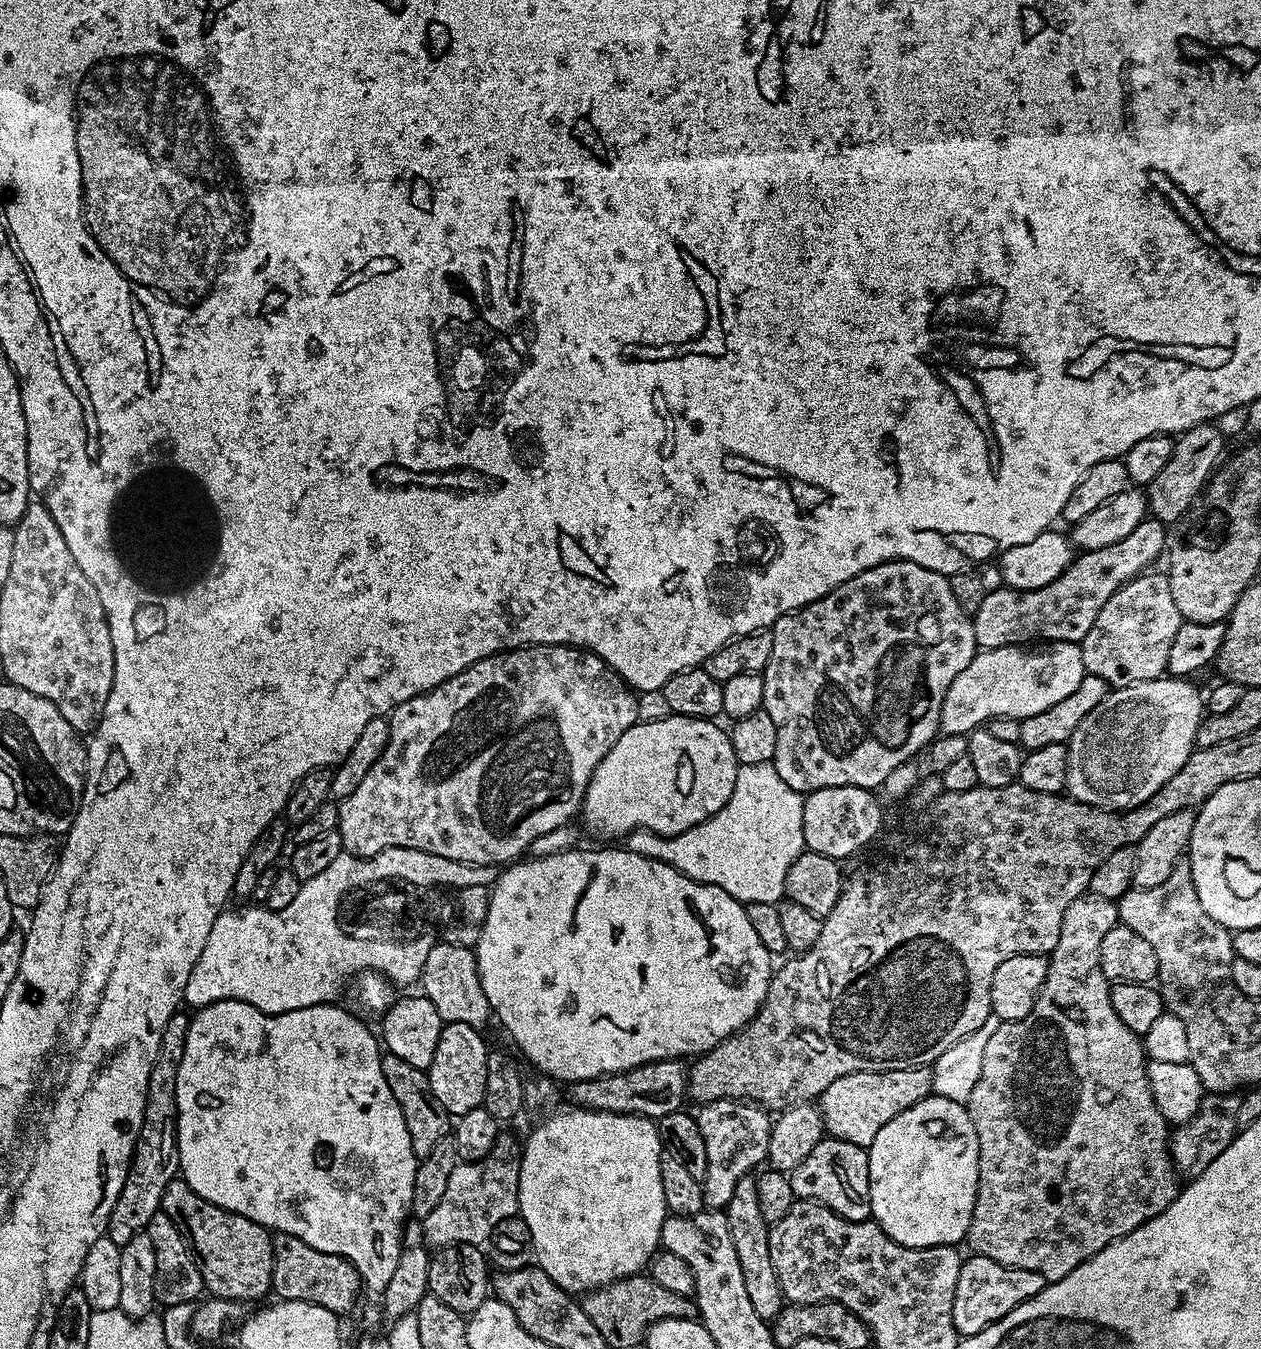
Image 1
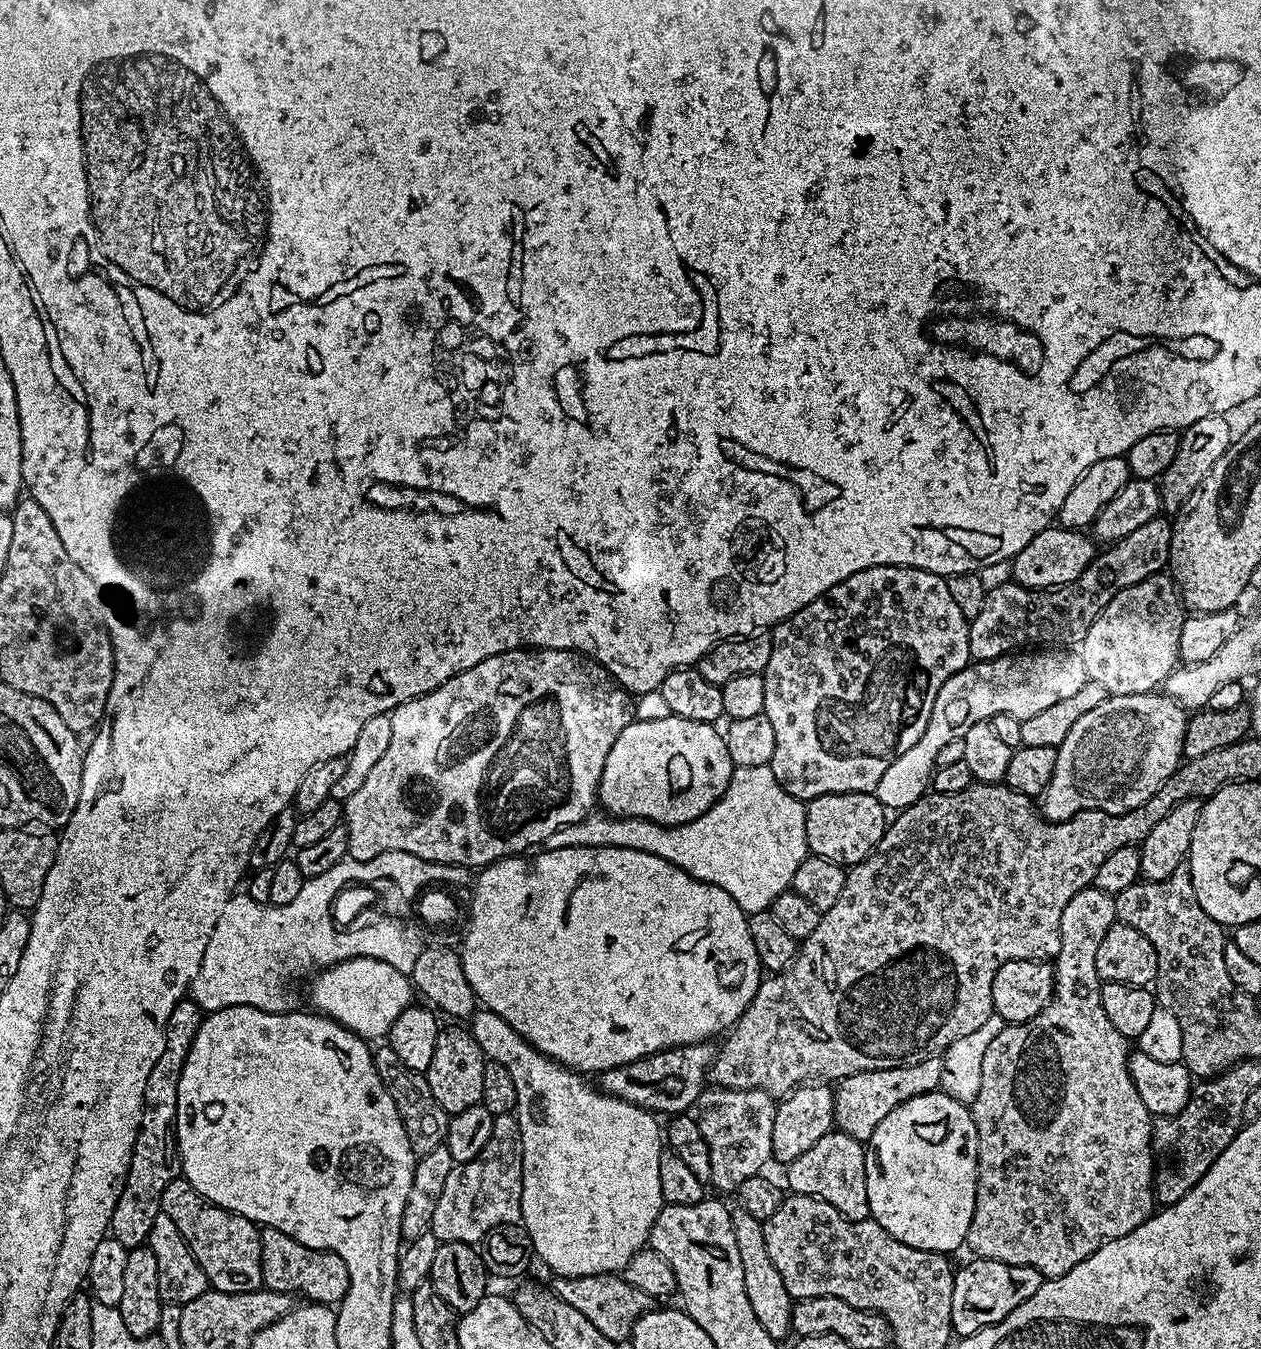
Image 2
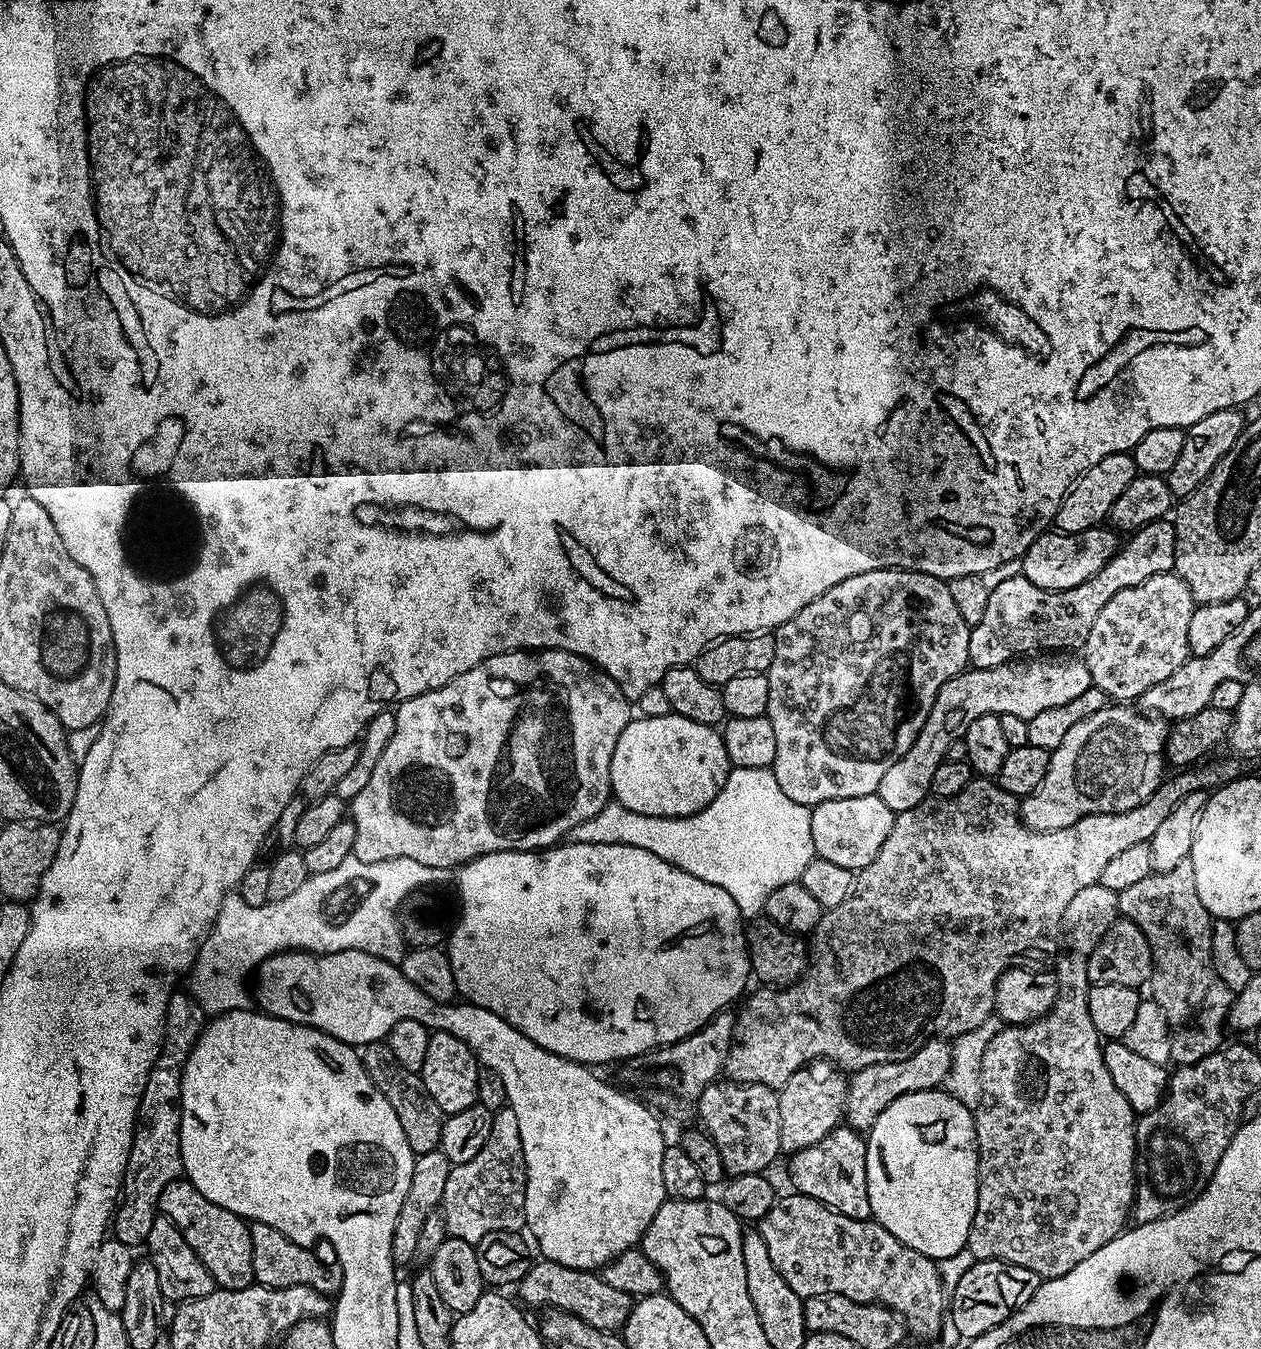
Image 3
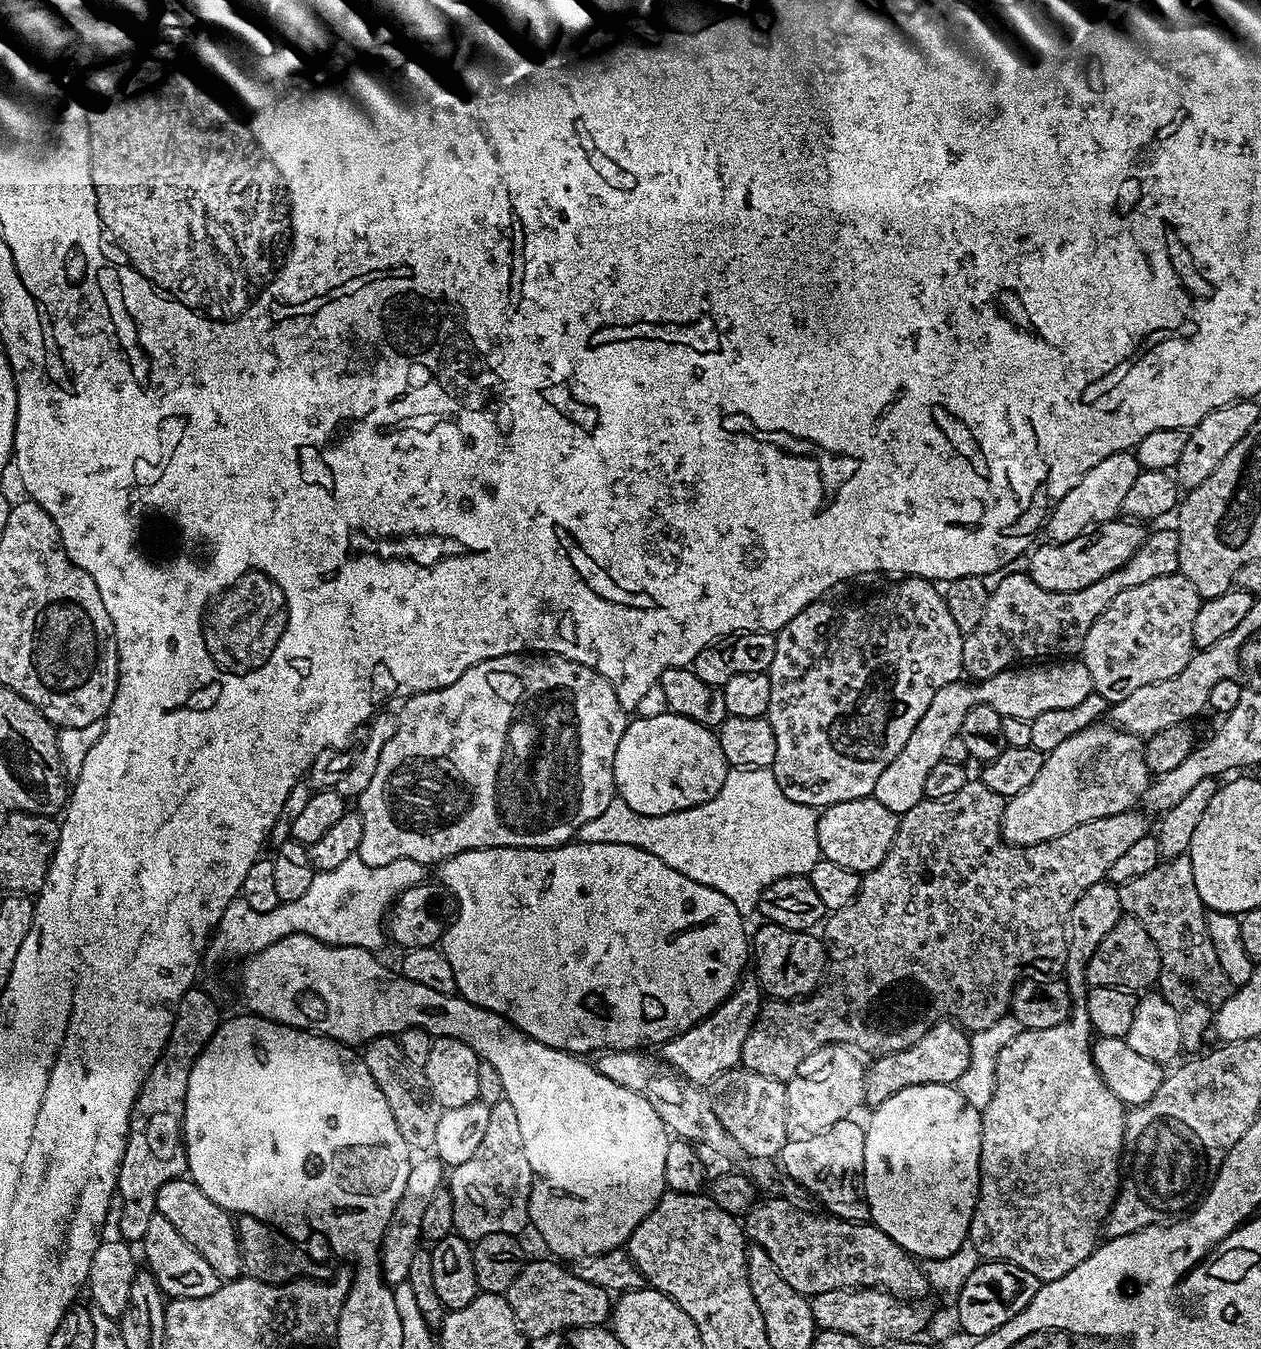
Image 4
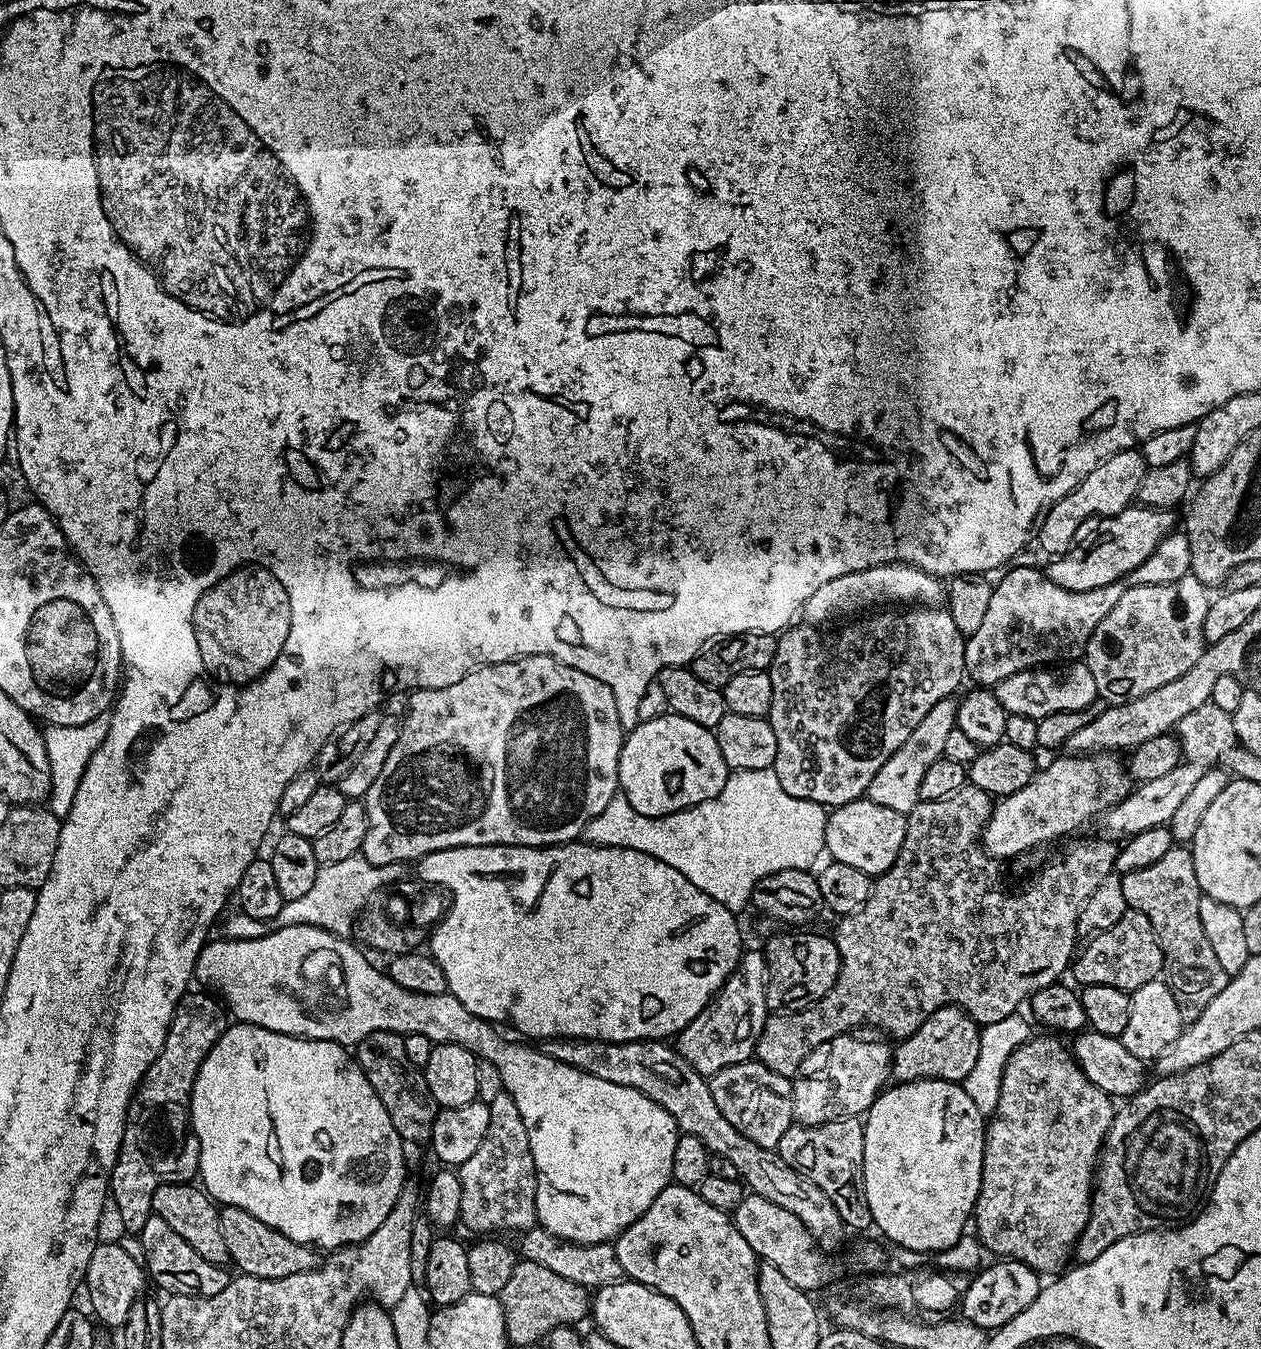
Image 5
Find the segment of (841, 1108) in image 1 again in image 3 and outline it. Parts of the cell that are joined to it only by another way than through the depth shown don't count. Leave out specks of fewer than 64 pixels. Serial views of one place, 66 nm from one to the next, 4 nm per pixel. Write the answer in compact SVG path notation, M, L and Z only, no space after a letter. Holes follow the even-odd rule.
M947 1039L927 1040L910 1058L902 1062L882 1062L874 1066L855 1069L848 1080L848 1097L844 1103L844 1114L847 1127L867 1130L874 1126L878 1114L890 1106L902 1094L931 1092L945 1083L952 1069L952 1044Z

